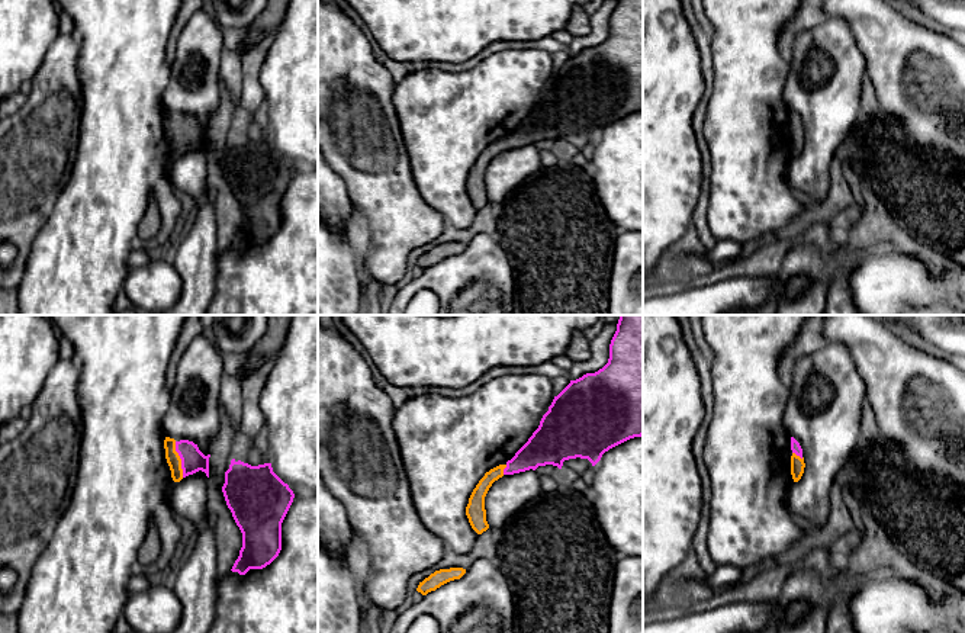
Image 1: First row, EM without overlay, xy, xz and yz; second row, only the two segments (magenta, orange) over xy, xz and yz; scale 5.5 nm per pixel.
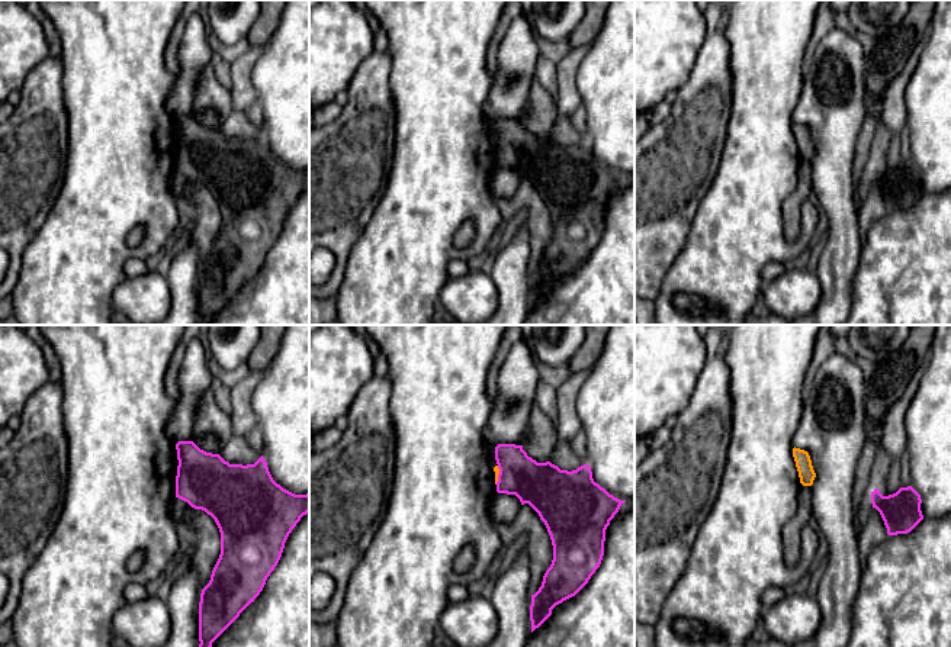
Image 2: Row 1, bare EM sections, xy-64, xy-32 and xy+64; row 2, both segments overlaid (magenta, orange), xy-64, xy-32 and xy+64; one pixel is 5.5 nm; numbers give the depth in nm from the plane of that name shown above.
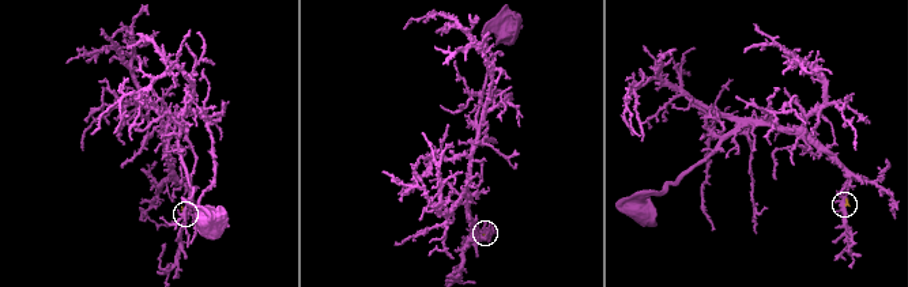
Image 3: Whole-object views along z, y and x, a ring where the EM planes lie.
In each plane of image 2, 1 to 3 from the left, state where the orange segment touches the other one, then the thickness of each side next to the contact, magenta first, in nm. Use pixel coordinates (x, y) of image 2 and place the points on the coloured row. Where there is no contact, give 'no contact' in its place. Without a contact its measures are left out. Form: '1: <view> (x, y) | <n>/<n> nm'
1: no contact
2: xy-32 (498, 475) | 260/30 nm
3: no contact

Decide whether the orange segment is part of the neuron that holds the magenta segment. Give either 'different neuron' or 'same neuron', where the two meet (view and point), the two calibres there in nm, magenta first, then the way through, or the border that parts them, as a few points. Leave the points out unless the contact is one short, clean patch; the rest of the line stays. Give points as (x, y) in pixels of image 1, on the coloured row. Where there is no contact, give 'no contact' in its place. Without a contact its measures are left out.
same neuron; meets magenta in xy at (180, 458); 130 nm thick on the magenta side, 80 nm on the other; runs through xy (193, 460), (180, 458), (173, 459)

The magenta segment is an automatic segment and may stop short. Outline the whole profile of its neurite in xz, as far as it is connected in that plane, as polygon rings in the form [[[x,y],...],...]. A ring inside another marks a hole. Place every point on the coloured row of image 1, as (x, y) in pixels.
[[[620,315],[609,344],[608,363],[595,373],[586,373],[554,396],[549,411],[528,441],[505,465],[499,465],[479,481],[473,489],[466,515],[472,528],[482,534],[489,528],[485,497],[504,475],[535,470],[553,465],[562,469],[569,459],[588,459],[595,466],[609,449],[643,436],[643,315]]]

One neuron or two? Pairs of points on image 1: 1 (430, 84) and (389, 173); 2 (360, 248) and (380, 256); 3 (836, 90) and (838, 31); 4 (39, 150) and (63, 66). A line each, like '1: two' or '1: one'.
1: two
2: two
3: one
4: one

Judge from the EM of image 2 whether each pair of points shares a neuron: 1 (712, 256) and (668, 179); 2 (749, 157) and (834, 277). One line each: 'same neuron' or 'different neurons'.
1: different neurons
2: different neurons

